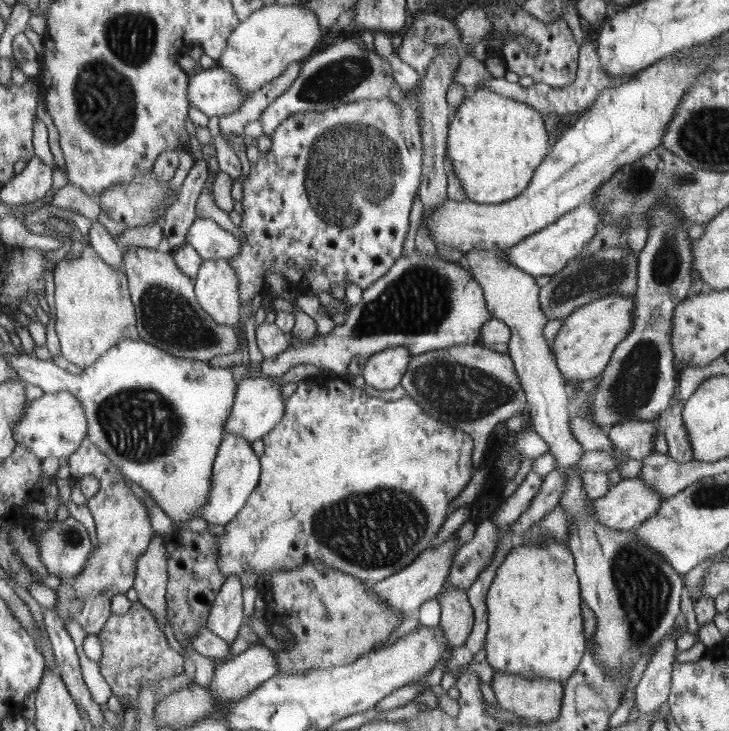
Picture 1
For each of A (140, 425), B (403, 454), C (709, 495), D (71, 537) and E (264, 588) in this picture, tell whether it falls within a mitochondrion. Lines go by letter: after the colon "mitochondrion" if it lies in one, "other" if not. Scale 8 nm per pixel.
A: mitochondrion
B: other
C: mitochondrion
D: mitochondrion
E: other

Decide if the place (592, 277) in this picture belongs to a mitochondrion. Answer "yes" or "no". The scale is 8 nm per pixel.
yes

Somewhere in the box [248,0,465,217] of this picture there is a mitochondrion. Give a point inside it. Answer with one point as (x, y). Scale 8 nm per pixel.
(337, 79)

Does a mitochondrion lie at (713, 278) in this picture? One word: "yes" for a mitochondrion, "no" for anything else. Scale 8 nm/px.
no

